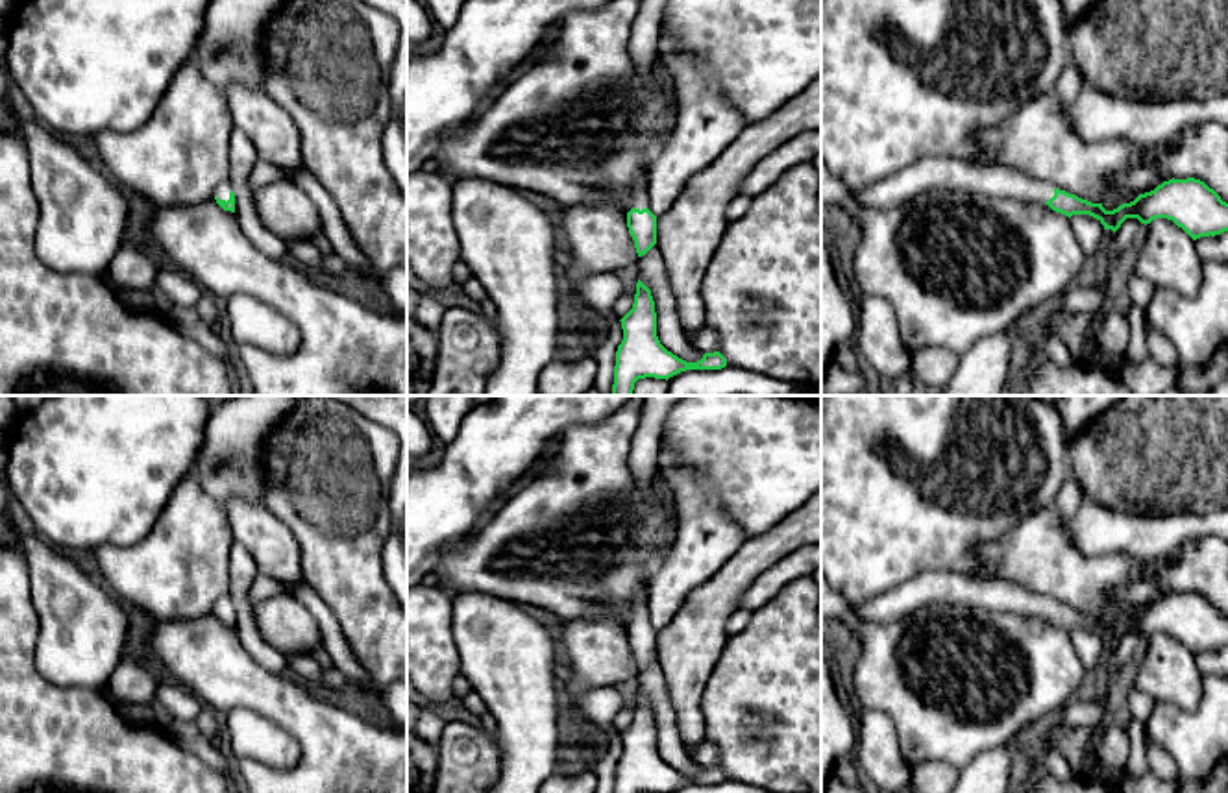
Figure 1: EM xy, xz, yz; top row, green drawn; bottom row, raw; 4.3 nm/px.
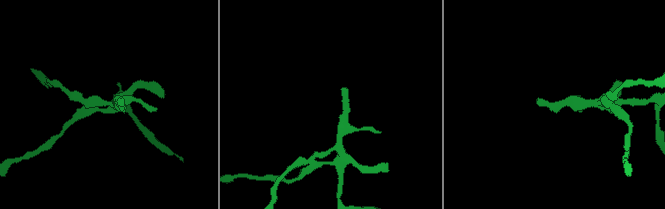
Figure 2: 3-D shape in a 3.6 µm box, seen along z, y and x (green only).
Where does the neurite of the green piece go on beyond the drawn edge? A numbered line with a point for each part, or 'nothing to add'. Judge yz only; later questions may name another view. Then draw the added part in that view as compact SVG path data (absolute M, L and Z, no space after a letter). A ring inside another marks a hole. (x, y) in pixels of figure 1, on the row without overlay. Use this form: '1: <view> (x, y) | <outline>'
1: yz (929, 586) | M923 571L869 603L858 604L854 616L862 621L890 623L938 601L1028 617L1045 617L1054 610L1052 599L1030 593L1013 582L969 579L951 571Z

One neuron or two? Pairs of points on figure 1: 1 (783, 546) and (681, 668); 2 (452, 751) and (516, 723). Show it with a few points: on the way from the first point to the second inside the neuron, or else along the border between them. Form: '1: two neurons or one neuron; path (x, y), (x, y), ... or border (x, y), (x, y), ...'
1: one neuron; path (749, 564), (707, 609), (698, 634)
2: two neurons; border (492, 734), (500, 749), (502, 773)

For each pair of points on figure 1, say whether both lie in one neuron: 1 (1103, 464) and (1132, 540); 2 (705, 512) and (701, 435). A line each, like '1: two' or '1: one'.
1: two
2: two

